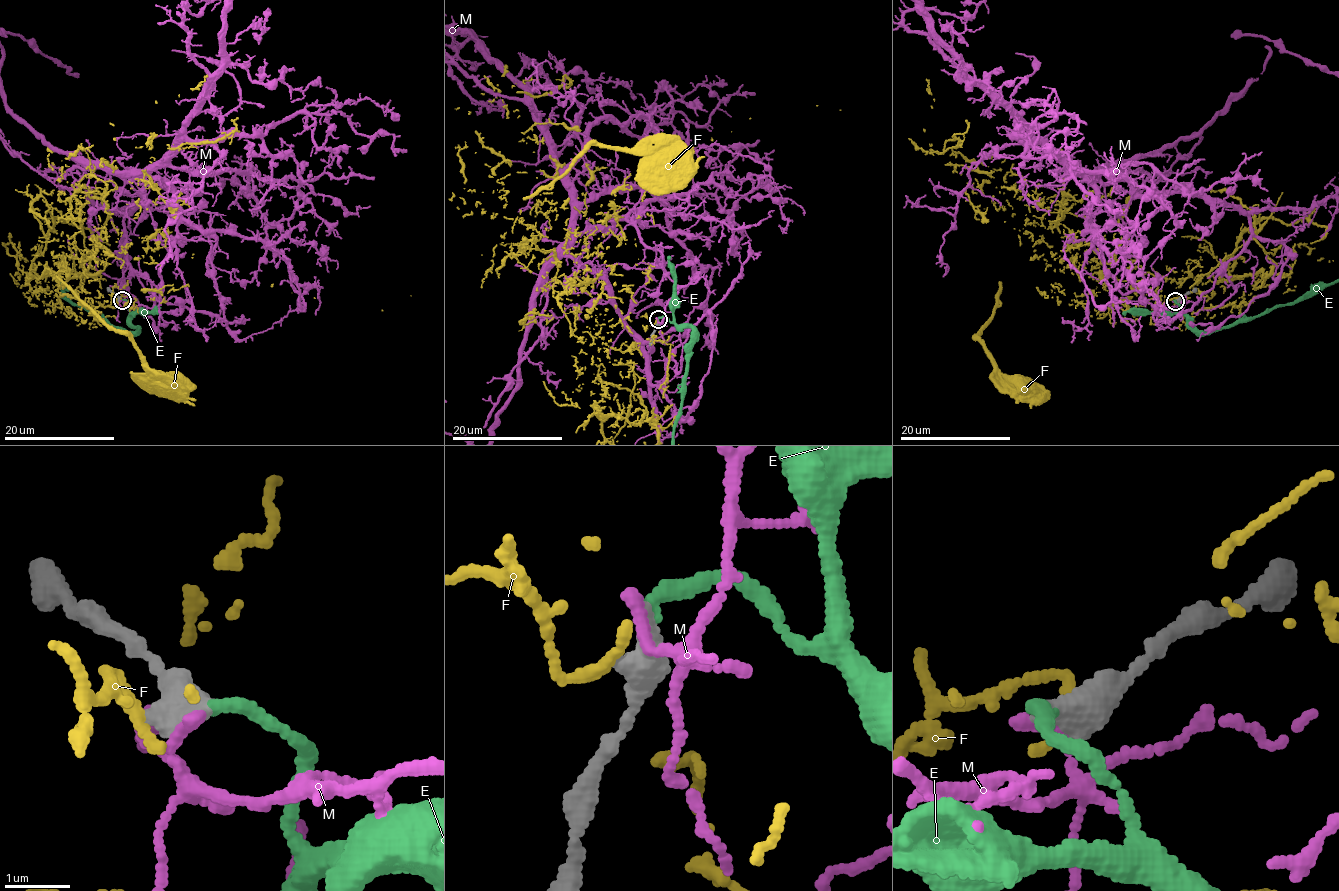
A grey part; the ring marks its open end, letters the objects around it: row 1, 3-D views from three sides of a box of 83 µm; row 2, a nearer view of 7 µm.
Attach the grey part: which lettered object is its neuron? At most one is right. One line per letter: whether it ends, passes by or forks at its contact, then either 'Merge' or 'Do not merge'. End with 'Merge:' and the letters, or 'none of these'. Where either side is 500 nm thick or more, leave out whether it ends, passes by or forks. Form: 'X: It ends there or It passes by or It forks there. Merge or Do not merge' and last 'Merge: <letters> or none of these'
E: It ends there. Merge
F: Do not merge
M: Do not merge
Merge: E

